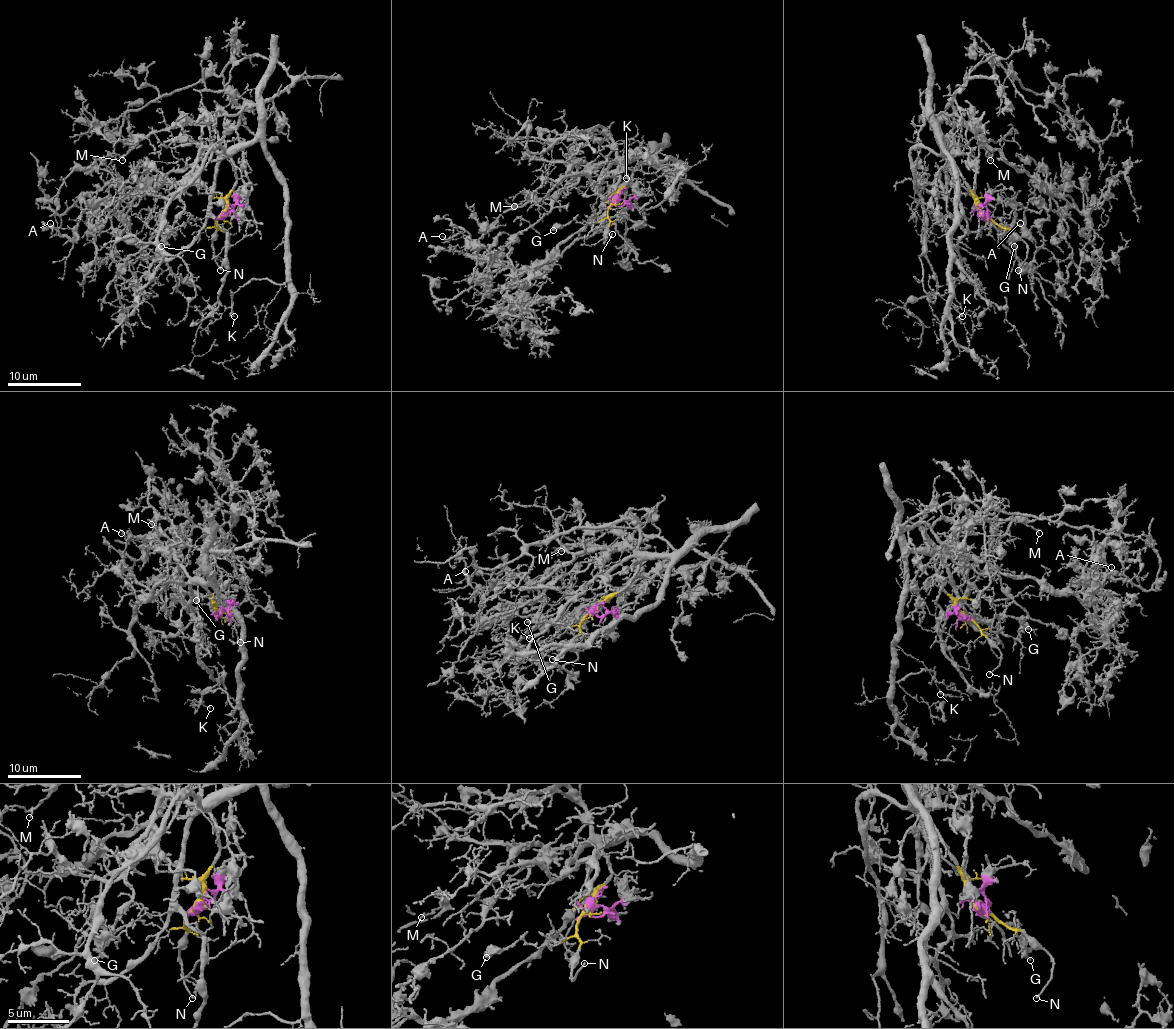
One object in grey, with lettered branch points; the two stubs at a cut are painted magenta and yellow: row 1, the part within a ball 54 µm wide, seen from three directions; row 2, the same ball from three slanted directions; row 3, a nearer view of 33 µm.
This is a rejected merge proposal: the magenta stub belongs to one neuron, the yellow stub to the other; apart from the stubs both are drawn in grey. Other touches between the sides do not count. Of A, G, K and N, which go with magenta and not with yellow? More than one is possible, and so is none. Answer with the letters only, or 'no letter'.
A

